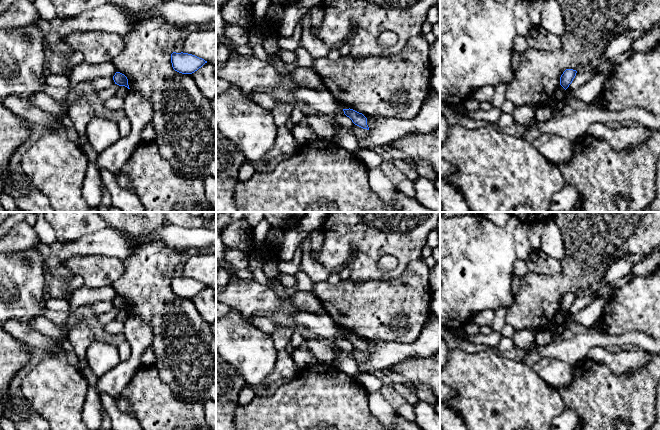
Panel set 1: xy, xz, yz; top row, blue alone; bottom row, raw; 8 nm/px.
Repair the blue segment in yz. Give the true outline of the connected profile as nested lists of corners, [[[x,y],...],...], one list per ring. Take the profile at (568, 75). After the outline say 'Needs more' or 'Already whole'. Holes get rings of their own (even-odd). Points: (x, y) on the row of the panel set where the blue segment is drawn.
[[[566,69],[560,77],[560,85],[566,90],[572,83],[577,71],[573,69]]]. Already whole

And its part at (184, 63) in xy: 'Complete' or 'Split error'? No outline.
Complete

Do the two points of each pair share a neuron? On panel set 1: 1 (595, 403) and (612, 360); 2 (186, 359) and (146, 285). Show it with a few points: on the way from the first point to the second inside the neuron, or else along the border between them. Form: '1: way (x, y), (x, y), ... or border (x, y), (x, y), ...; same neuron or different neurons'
1: border (588, 357), (604, 363), (614, 373), (632, 373); different neurons
2: way (182, 341), (176, 323), (156, 303); same neuron

